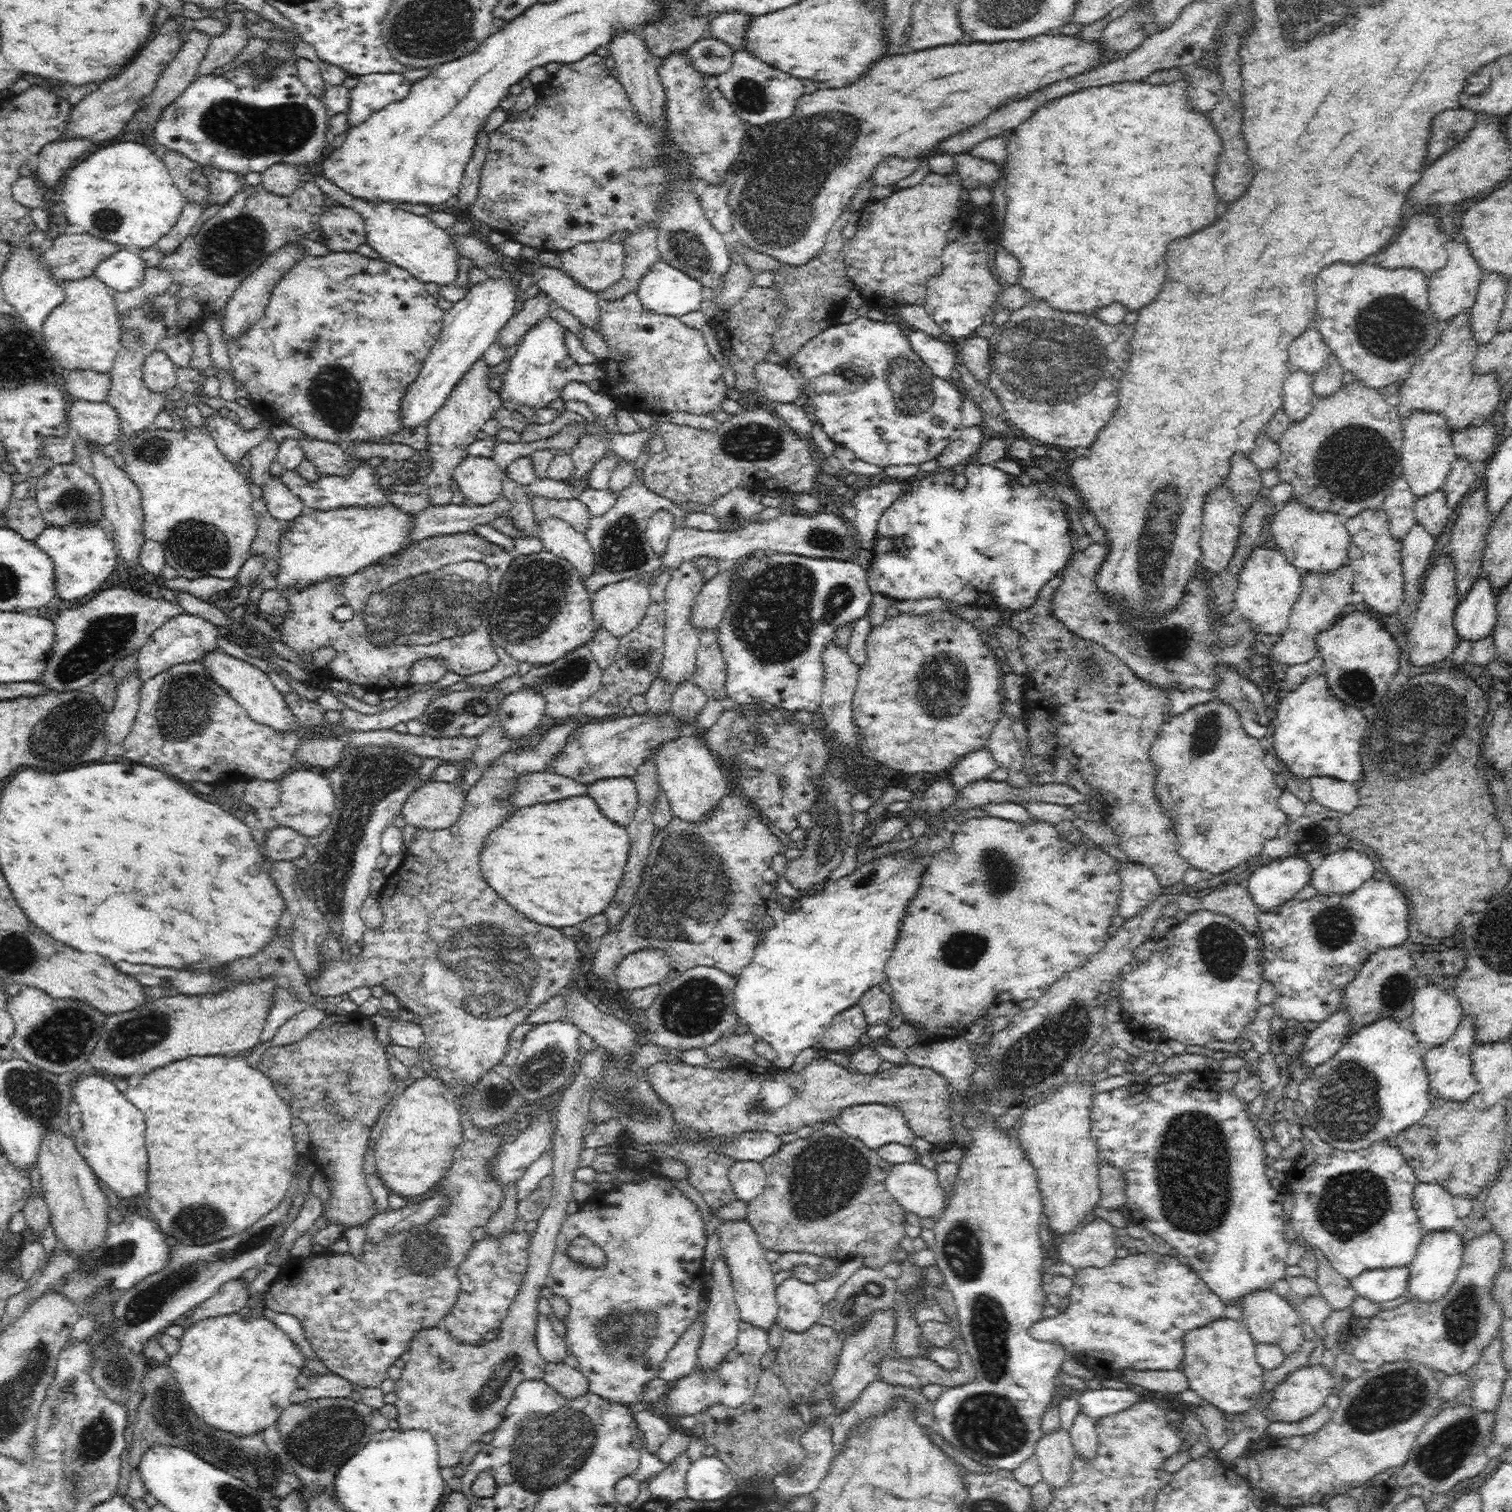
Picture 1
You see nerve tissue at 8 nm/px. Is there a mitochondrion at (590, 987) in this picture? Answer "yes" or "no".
no

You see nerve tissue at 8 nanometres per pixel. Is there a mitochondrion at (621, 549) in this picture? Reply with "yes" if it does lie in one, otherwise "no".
yes

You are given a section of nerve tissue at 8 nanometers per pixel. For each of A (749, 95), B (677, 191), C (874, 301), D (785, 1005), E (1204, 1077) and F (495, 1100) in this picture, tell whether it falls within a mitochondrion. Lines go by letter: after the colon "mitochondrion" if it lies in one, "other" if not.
A: mitochondrion
B: mitochondrion
C: other
D: other
E: other
F: mitochondrion

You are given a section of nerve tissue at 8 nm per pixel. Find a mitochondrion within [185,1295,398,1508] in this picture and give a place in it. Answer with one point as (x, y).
(339, 1427)

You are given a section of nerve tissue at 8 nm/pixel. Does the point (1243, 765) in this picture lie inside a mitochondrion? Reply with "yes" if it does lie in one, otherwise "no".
no

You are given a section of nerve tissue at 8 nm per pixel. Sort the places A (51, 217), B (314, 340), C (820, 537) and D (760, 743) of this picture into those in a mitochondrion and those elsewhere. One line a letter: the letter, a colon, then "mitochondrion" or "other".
A: other
B: mitochondrion
C: mitochondrion
D: mitochondrion

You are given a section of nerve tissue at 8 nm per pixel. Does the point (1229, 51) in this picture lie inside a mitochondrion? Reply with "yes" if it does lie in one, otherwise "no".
no

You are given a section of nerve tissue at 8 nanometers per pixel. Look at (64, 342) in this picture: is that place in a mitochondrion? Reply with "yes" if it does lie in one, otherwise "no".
no

